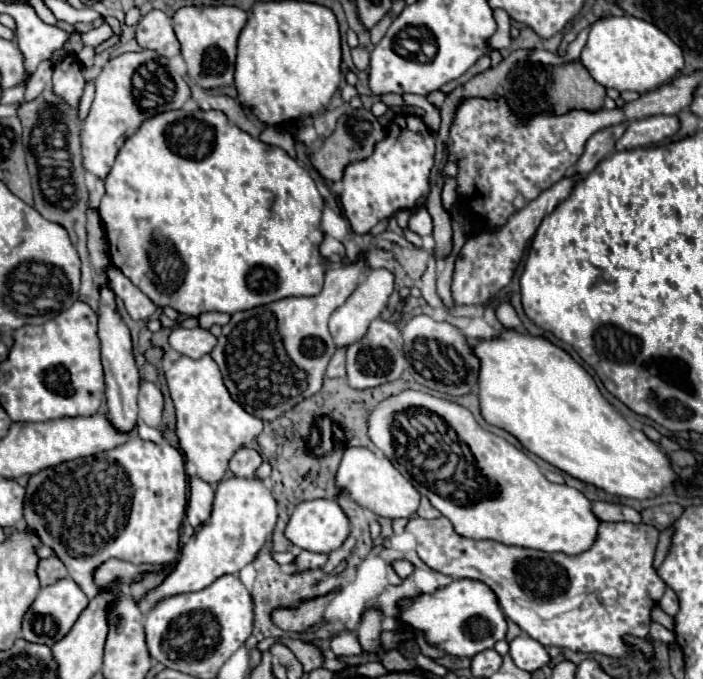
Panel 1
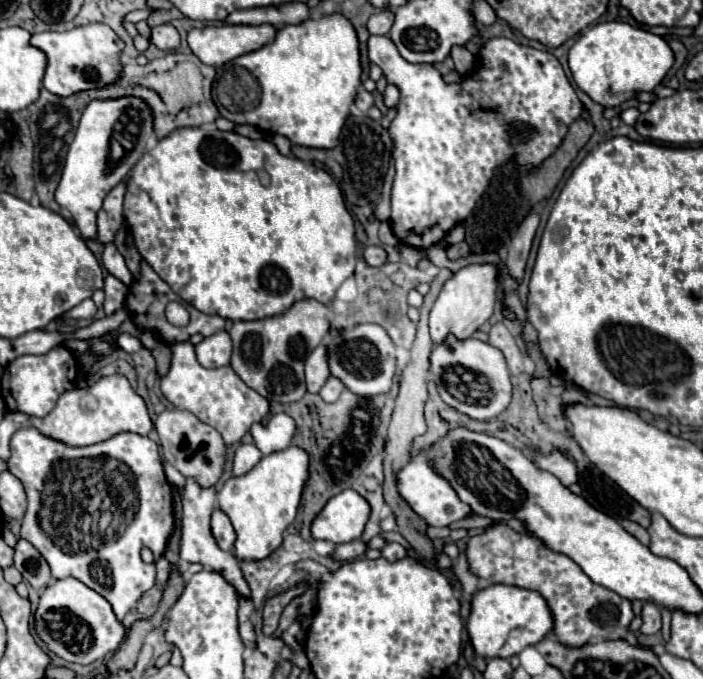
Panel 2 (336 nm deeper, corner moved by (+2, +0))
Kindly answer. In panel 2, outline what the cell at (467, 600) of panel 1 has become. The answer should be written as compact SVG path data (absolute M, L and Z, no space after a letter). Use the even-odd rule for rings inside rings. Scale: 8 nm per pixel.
M489 585L479 589L471 597L471 613L467 619L467 635L477 655L505 657L517 655L527 645L535 645L553 629L553 617L545 599L539 593L511 587L511 585Z

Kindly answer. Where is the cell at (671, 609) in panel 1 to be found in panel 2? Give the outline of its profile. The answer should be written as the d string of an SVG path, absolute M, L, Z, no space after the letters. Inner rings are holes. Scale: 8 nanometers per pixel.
M645 603L643 605L643 625L641 625L641 633L645 635L653 635L661 631L661 611L655 603Z

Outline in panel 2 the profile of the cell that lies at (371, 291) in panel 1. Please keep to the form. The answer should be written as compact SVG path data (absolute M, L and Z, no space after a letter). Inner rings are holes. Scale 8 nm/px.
M319 345L309 359L305 361L305 379L307 379L307 391L319 393L321 385L329 377L329 361L327 361L327 345Z

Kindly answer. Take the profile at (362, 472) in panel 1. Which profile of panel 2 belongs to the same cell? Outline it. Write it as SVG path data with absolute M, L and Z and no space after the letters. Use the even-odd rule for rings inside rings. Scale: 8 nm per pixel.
M415 457L403 469L397 471L397 491L409 503L409 507L421 519L425 519L427 525L433 525L433 527L445 527L445 525L451 525L453 521L459 521L469 515L469 507L461 505L461 501L457 501L457 495L453 493L451 485L447 481L441 481L441 477L437 477L437 473L433 473L433 467L425 459Z

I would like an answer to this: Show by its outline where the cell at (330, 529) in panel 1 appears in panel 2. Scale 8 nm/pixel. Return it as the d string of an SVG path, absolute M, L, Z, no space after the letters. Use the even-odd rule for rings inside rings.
M345 489L337 497L331 497L327 501L327 505L321 509L321 513L313 519L311 535L313 535L313 539L323 539L323 541L331 541L331 543L355 541L361 537L367 517L369 517L369 503L353 489Z

